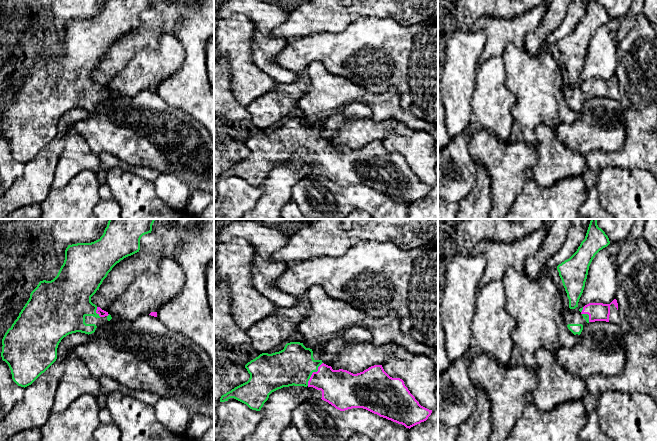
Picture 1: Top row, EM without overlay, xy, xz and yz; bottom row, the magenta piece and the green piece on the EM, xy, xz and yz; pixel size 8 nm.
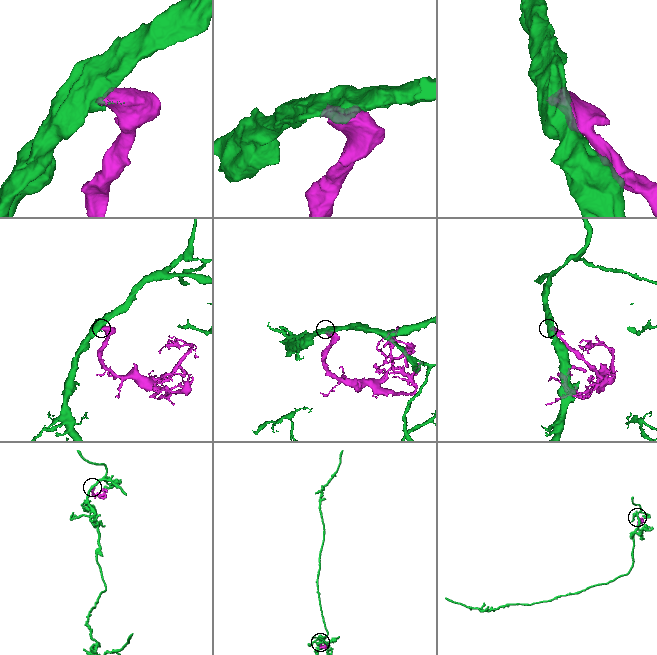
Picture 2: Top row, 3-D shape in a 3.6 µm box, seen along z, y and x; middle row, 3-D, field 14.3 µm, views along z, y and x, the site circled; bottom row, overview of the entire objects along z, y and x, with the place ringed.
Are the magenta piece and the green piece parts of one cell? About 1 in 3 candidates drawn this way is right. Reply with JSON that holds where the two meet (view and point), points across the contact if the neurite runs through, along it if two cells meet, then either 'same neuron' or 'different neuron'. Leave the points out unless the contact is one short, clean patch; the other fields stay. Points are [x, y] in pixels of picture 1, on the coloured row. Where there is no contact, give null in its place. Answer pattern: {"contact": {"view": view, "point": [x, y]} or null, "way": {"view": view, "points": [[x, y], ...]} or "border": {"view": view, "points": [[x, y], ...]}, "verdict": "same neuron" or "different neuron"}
{"contact": {"view": "xz", "point": [312, 373]}, "verdict": "same neuron"}

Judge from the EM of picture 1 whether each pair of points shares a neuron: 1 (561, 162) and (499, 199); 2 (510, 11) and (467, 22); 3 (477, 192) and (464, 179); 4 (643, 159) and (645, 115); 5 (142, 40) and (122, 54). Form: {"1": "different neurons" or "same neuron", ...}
{"1": "different neurons", "2": "same neuron", "3": "different neurons", "4": "same neuron", "5": "same neuron"}

